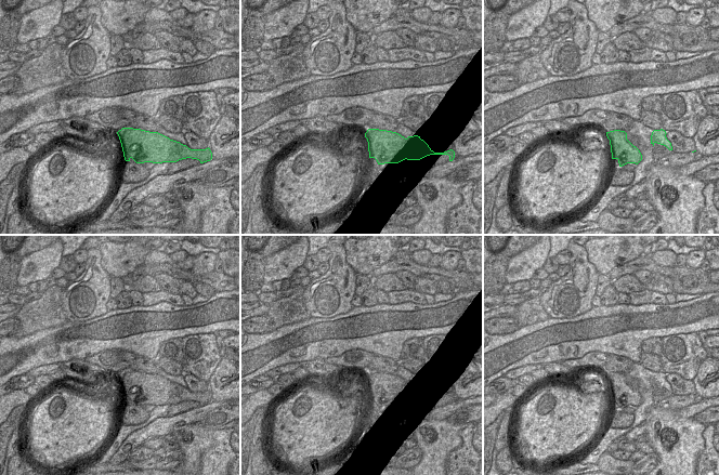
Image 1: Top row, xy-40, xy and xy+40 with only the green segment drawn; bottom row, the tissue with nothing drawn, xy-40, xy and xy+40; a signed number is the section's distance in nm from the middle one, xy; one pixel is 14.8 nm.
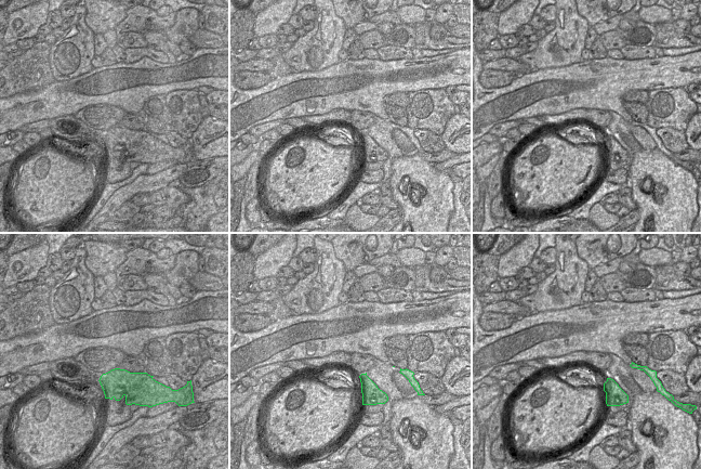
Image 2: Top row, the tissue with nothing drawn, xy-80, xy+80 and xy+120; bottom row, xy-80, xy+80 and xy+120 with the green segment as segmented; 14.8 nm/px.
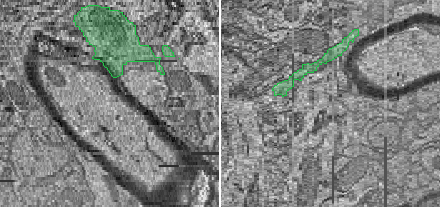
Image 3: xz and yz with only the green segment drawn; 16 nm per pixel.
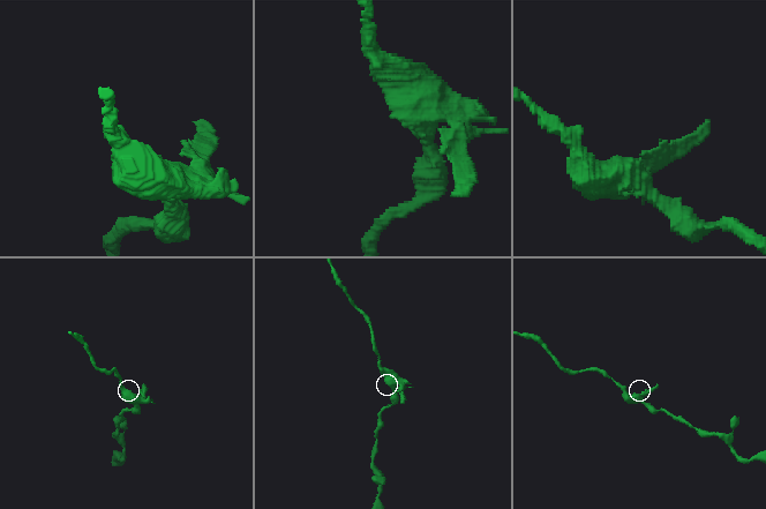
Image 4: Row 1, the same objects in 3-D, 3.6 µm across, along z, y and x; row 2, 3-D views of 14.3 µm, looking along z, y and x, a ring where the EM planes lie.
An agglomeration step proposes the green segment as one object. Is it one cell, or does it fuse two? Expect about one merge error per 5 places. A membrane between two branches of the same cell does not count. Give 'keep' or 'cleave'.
cleave

